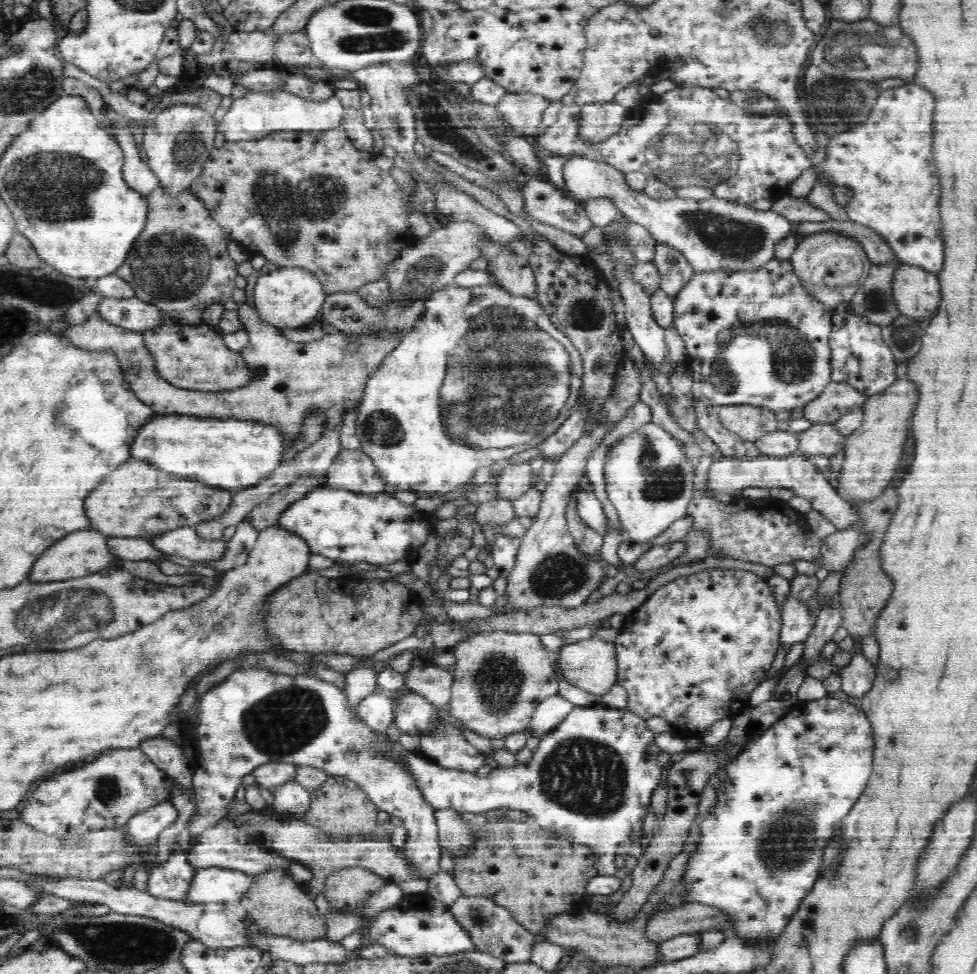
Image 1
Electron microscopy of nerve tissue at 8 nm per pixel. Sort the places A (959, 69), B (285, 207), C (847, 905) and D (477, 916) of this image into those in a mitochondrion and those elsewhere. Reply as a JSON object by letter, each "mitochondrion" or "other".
{"A":"other","B":"mitochondrion","C":"other","D":"mitochondrion"}

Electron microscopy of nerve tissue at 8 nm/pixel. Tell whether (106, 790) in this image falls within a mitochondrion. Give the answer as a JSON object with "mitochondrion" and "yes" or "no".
{"mitochondrion":"yes"}

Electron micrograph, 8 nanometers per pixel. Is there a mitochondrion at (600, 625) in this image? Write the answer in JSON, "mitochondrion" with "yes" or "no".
{"mitochondrion":"no"}

